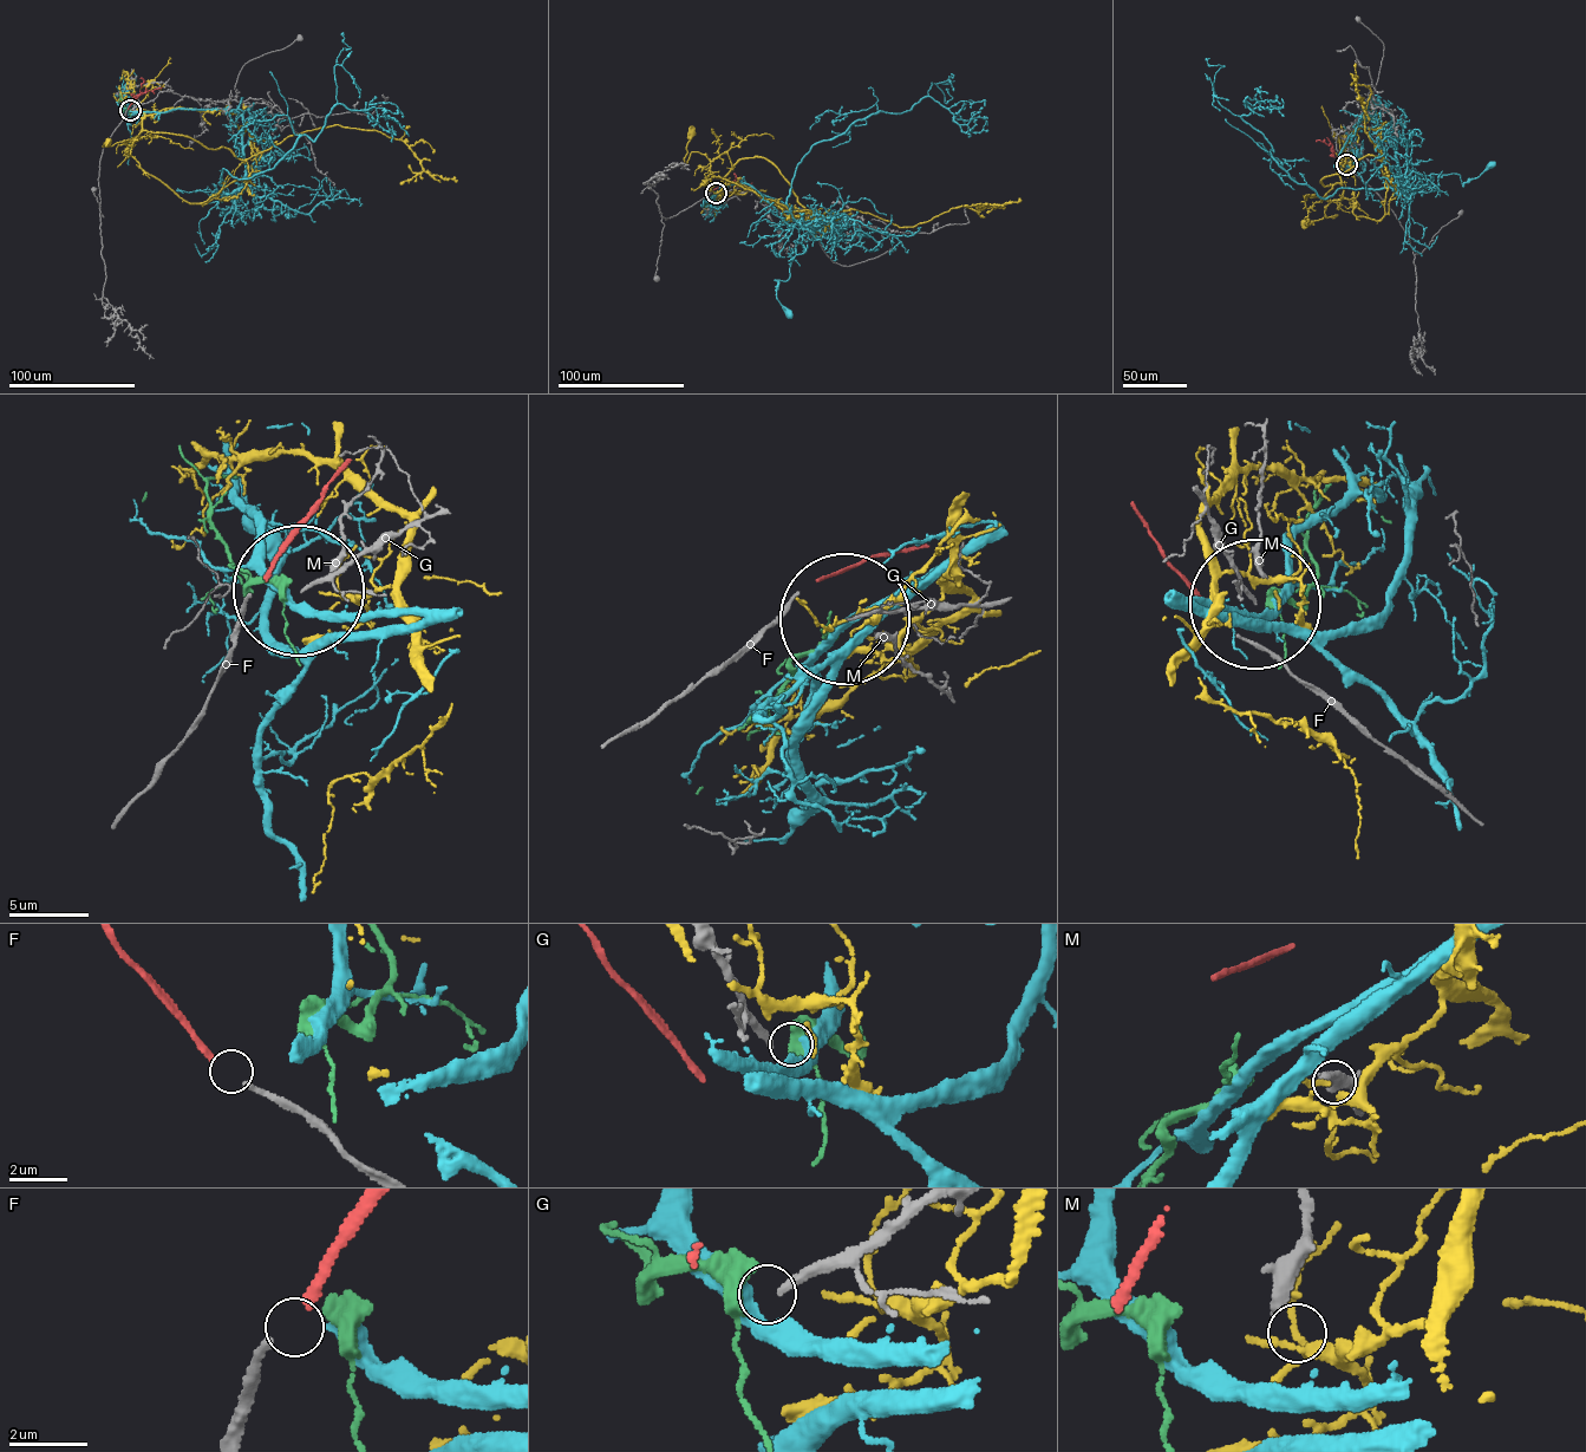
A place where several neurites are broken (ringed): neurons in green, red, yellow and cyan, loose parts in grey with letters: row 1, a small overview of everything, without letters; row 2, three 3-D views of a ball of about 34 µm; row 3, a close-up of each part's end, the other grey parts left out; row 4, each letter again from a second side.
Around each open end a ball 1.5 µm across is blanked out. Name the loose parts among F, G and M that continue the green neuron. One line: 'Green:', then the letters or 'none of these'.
Green: G

